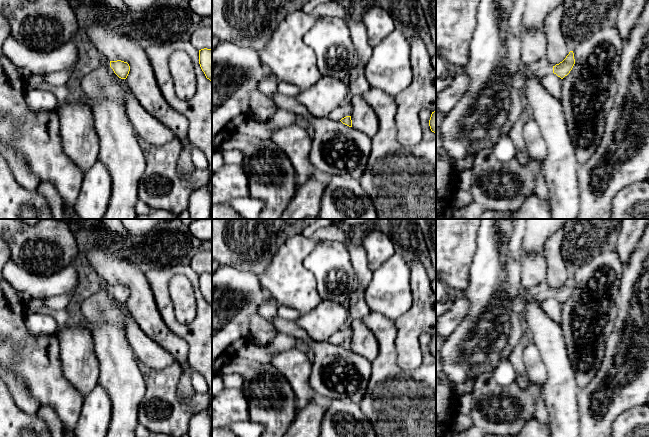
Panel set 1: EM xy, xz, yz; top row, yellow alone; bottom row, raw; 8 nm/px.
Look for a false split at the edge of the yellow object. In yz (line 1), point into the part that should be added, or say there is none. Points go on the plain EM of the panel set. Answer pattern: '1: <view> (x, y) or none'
1: yz (541, 292)

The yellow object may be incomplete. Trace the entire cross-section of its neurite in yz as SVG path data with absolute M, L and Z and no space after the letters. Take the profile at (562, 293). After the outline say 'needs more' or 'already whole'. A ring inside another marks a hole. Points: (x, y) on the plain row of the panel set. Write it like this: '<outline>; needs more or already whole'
M570 275L566 282L559 288L556 288L555 290L553 290L545 281L525 291L521 296L519 305L521 306L526 300L530 299L531 297L540 303L542 303L550 297L554 297L558 301L563 303L570 297L574 288L575 283L573 275Z; needs more

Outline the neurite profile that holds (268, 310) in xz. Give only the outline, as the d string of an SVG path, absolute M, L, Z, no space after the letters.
M271 296L267 301L265 301L259 308L258 314L265 318L267 321L271 322L272 319L277 315L277 309L279 304L277 301Z

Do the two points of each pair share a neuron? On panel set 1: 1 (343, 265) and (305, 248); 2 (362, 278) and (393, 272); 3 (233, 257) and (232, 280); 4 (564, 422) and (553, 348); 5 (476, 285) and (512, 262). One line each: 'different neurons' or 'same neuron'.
1: different neurons
2: different neurons
3: different neurons
4: same neuron
5: same neuron

